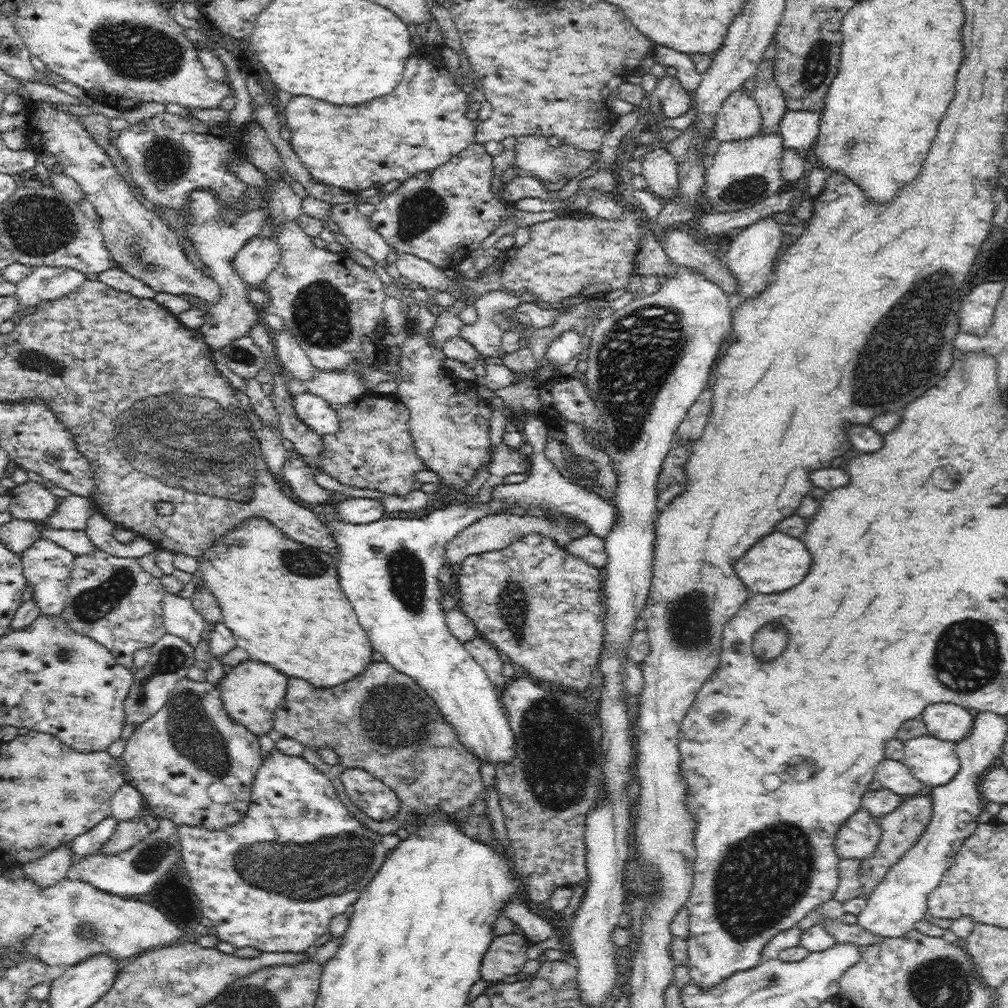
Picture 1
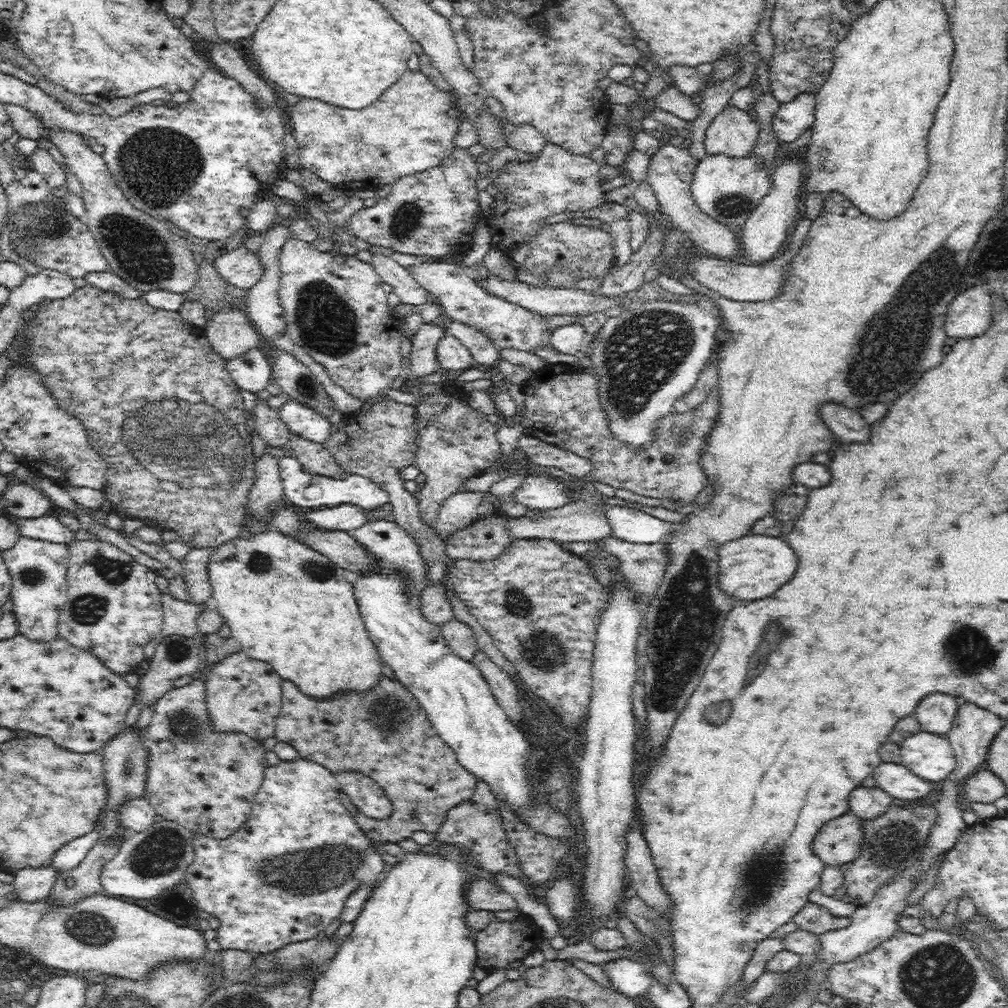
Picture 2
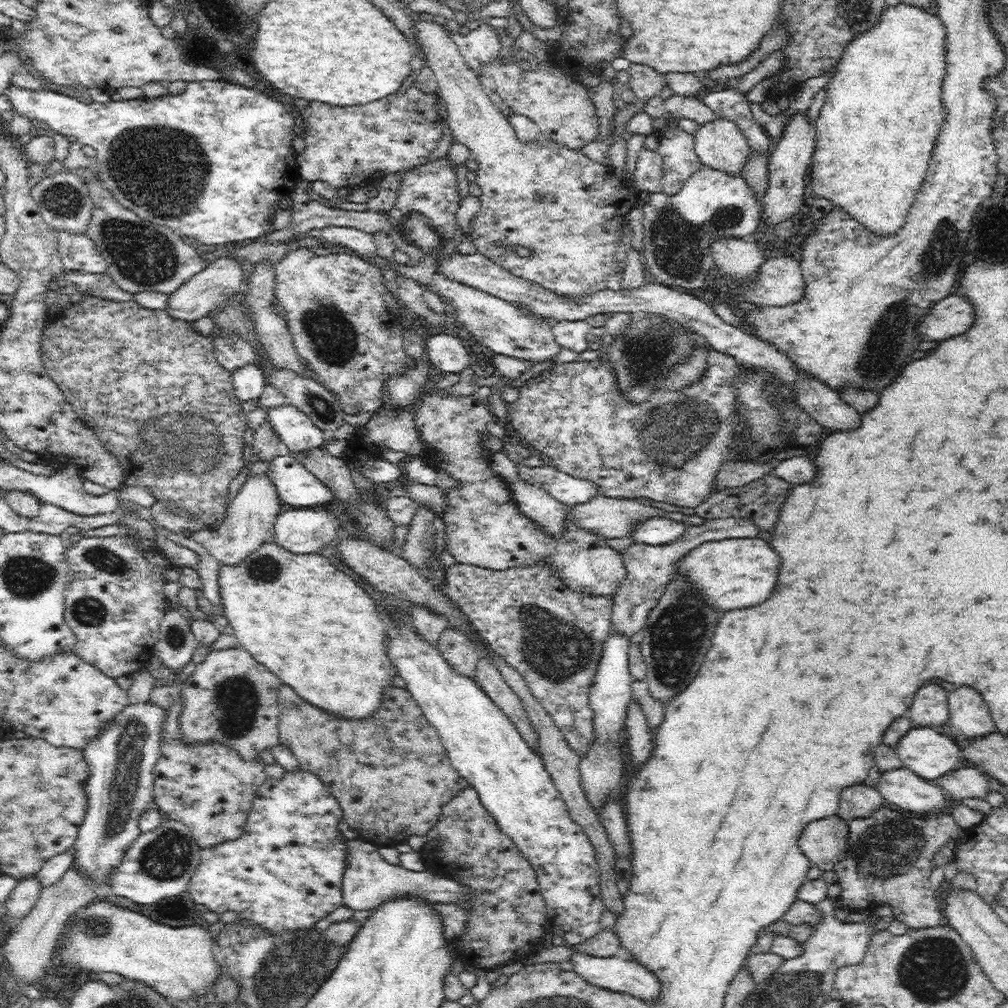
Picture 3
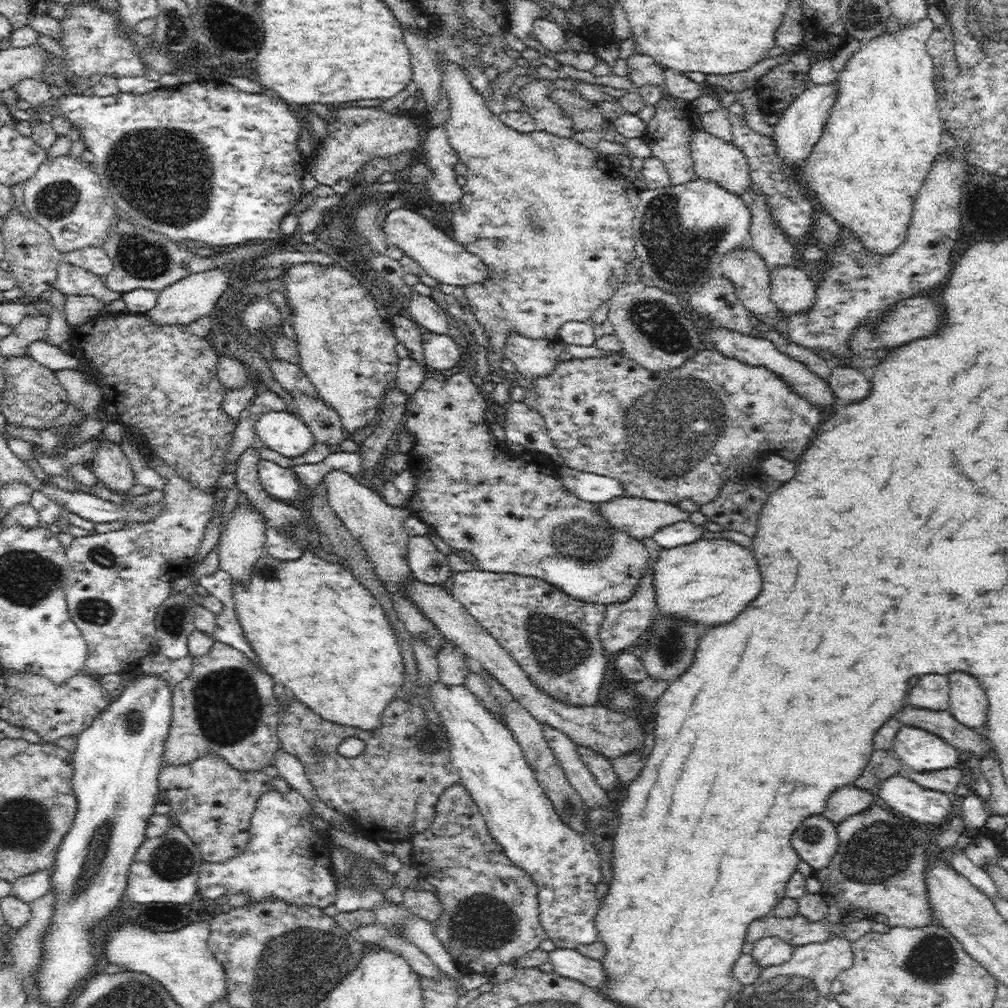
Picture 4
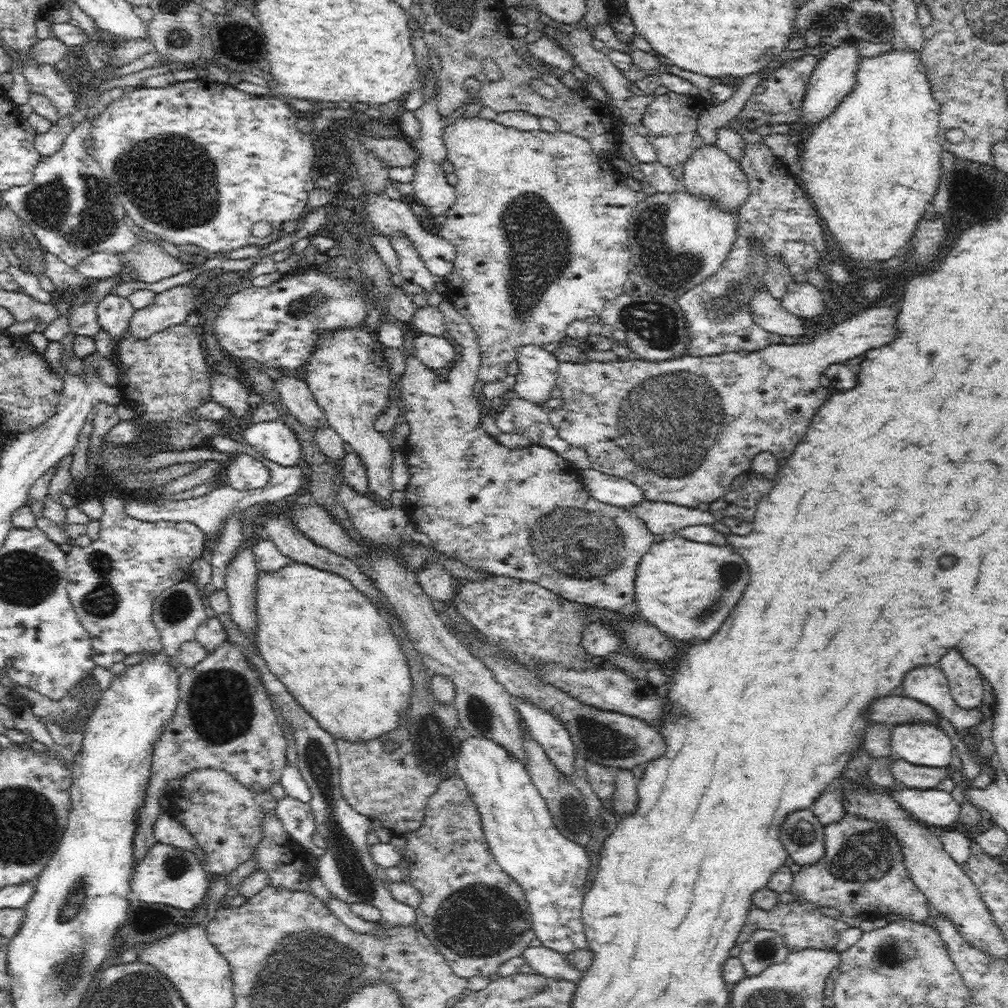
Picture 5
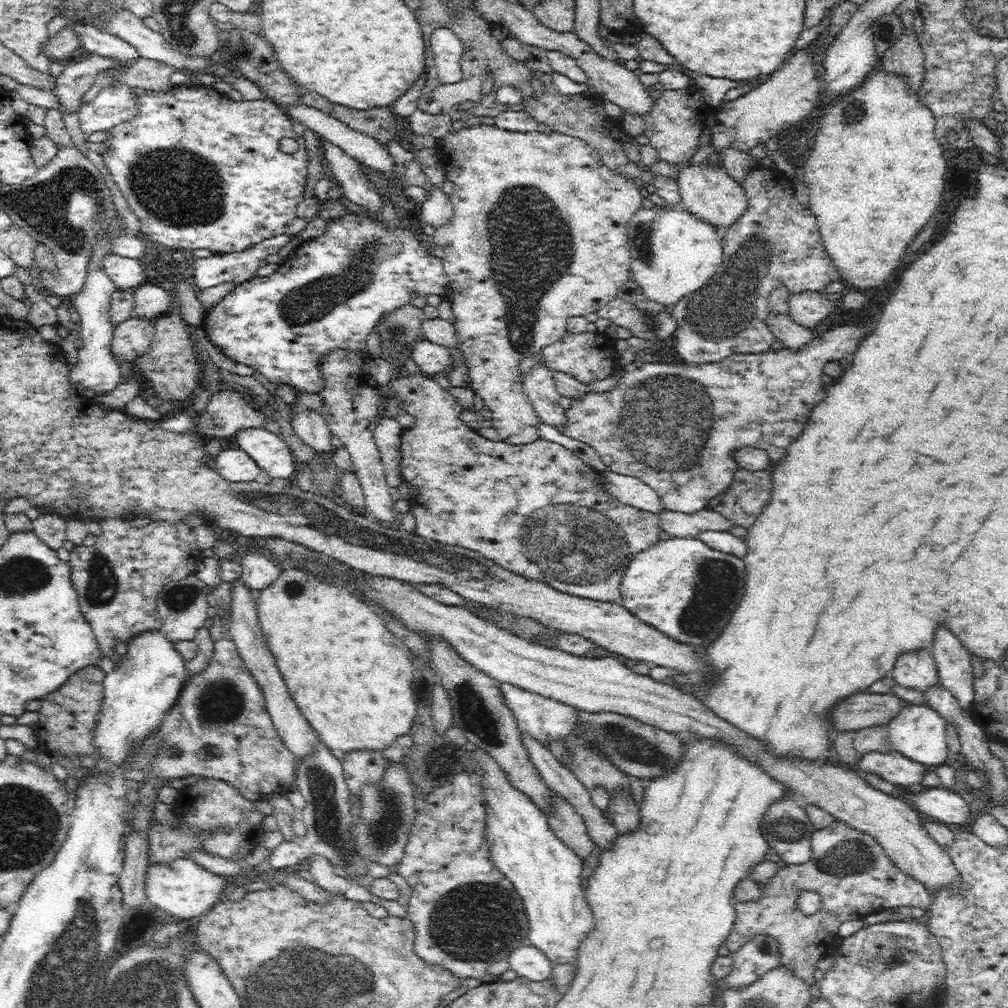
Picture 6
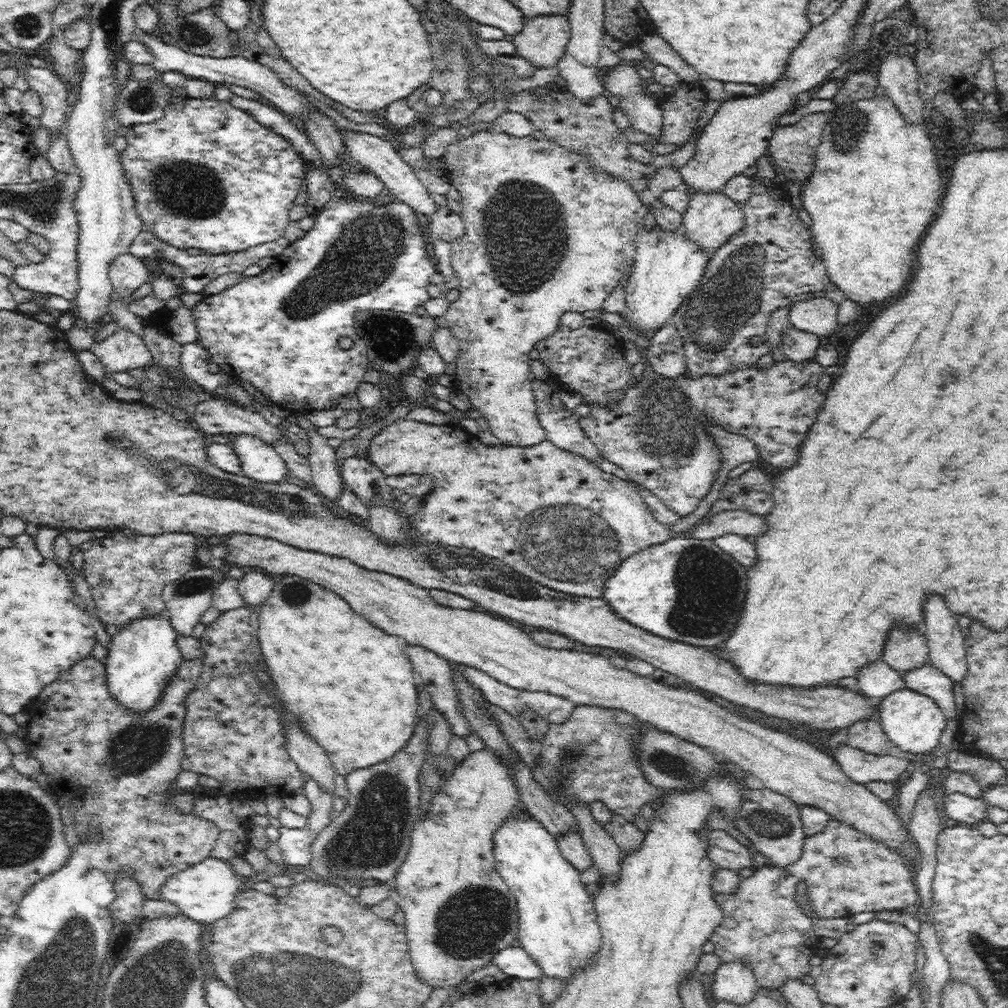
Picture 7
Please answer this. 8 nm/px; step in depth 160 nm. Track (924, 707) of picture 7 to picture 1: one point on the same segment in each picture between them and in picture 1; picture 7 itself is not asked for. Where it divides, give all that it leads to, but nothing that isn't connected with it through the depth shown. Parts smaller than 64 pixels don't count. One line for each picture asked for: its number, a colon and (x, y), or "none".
1: (934, 762)
2: (930, 756)
3: (930, 754)
4: (919, 750)
5: (923, 743)
6: (919, 732)

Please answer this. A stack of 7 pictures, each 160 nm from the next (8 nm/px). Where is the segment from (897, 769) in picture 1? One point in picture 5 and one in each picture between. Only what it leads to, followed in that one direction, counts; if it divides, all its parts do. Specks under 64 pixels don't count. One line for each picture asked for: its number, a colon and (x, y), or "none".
2: (899, 781)
3: (906, 789)
4: (924, 805)
5: (936, 807)

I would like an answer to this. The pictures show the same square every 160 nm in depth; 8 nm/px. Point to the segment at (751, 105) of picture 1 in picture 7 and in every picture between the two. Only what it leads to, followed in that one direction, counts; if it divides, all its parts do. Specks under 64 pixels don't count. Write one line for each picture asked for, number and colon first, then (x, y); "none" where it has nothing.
2: (734, 132)
3: (720, 144)
4: (714, 159)
5: (710, 172)
6: (709, 193)
7: (710, 220)

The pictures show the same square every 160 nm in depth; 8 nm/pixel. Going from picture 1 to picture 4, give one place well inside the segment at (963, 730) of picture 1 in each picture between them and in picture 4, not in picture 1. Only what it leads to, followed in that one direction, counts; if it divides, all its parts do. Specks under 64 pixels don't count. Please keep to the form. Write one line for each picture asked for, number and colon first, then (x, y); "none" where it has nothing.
2: (935, 713)
3: (931, 706)
4: (932, 692)

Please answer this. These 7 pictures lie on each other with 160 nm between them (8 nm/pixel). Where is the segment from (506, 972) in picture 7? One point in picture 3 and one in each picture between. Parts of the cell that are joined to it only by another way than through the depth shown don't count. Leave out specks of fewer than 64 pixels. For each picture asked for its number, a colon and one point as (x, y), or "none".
3: (613, 973)
4: (569, 963)
5: (547, 962)
6: (528, 961)

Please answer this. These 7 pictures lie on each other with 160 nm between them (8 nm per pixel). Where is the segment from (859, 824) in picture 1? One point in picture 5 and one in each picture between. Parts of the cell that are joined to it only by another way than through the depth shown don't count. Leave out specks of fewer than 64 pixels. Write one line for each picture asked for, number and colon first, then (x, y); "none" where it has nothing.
2: (840, 840)
3: (823, 841)
4: (816, 841)
5: (802, 835)

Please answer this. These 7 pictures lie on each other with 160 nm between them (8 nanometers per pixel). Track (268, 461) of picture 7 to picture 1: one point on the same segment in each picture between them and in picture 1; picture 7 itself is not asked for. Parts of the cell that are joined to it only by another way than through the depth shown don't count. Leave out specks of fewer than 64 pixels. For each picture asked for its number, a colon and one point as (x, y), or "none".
1: (312, 409)
2: (300, 419)
3: (295, 429)
4: (282, 431)
5: (273, 439)
6: (270, 452)

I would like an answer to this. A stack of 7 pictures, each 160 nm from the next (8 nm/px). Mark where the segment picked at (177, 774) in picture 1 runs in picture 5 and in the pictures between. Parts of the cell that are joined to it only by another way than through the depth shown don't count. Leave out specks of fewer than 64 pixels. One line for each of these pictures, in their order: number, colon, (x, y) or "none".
2: (205, 780)
3: (210, 788)
4: (214, 802)
5: (225, 818)

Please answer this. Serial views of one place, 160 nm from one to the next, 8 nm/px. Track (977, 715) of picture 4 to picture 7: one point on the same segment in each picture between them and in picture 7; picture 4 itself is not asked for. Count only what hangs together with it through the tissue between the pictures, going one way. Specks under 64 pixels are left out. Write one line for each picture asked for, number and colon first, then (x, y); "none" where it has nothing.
5: (965, 684)
6: (952, 660)
7: (945, 639)

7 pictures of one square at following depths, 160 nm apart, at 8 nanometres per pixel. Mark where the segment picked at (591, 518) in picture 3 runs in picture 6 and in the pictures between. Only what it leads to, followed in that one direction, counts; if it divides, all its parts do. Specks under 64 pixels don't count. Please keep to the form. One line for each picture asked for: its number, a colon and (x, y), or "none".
4: (640, 518)
5: (659, 516)
6: (678, 524)

